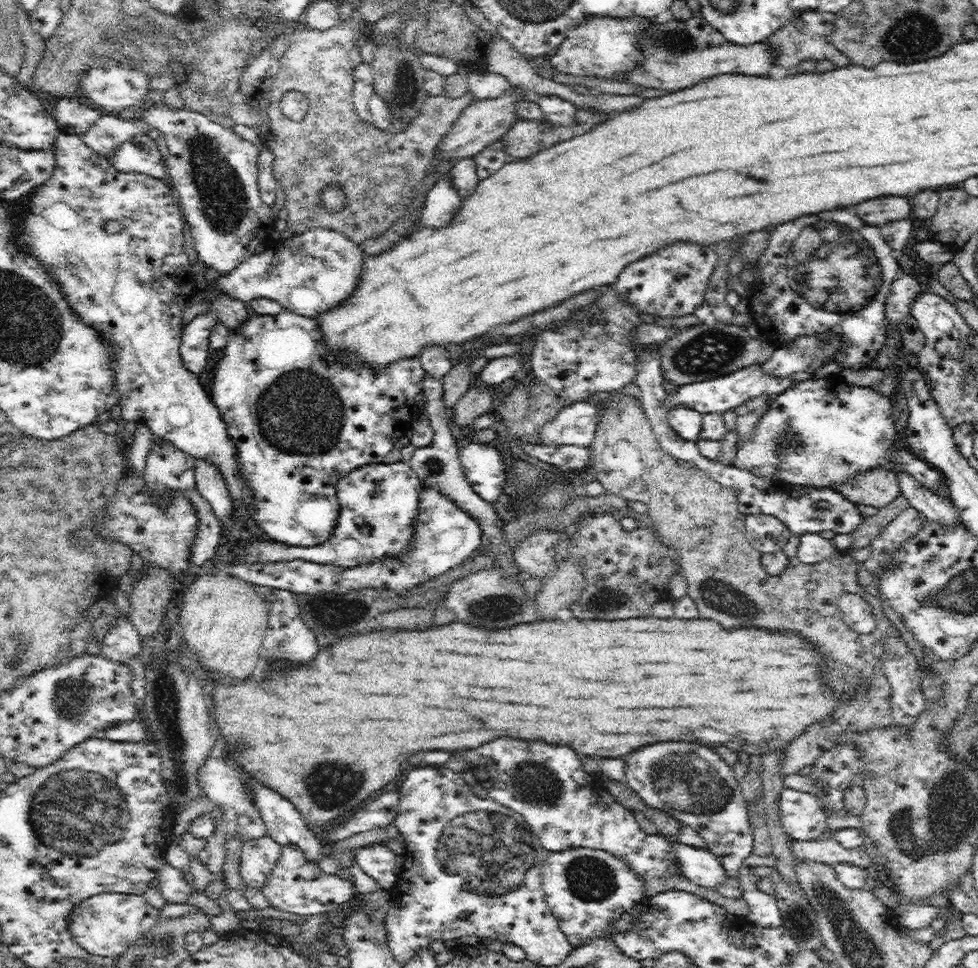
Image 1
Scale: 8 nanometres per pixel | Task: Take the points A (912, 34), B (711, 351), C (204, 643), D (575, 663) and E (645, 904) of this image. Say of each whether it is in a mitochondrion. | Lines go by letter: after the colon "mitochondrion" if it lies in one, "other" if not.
A: mitochondrion
B: mitochondrion
C: other
D: other
E: other

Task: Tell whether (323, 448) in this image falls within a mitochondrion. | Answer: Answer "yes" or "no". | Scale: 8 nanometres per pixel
no

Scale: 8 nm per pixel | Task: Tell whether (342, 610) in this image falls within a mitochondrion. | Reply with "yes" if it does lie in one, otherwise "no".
yes

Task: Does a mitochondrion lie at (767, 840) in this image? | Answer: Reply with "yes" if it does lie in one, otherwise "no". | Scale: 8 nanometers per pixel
no

